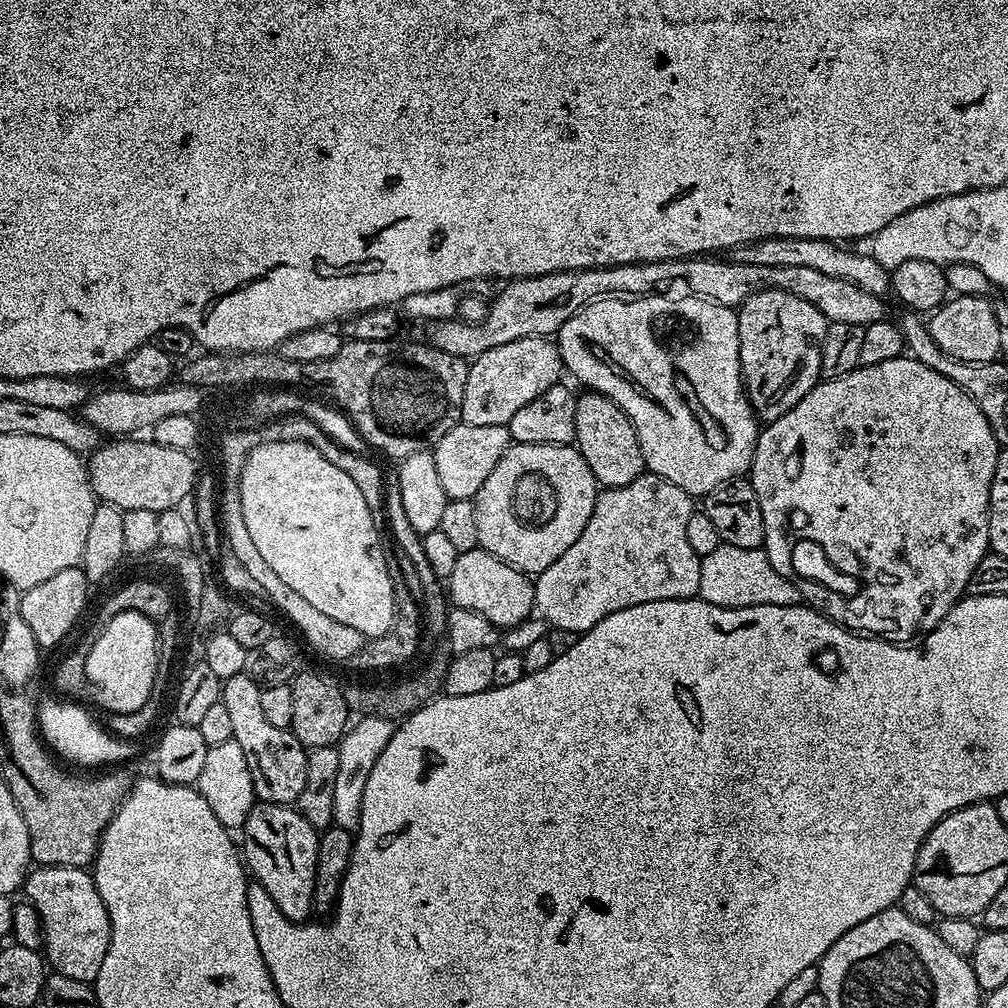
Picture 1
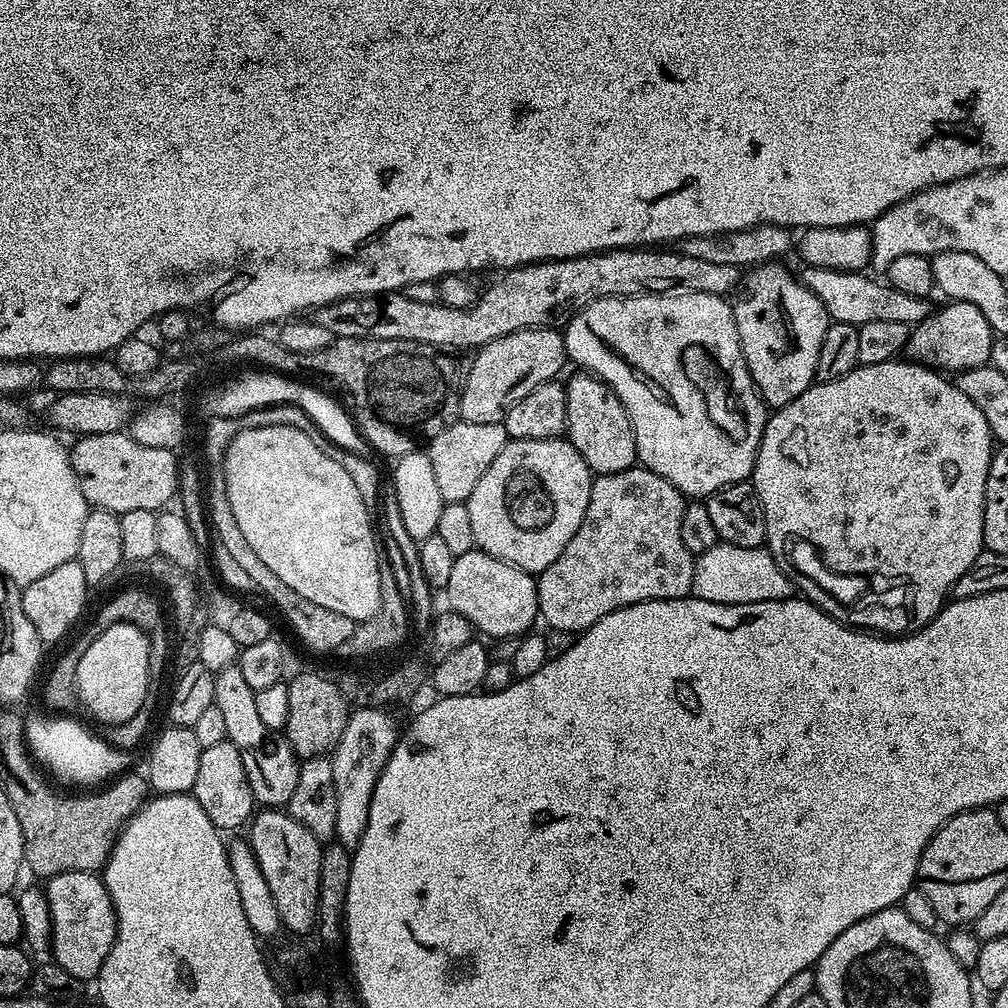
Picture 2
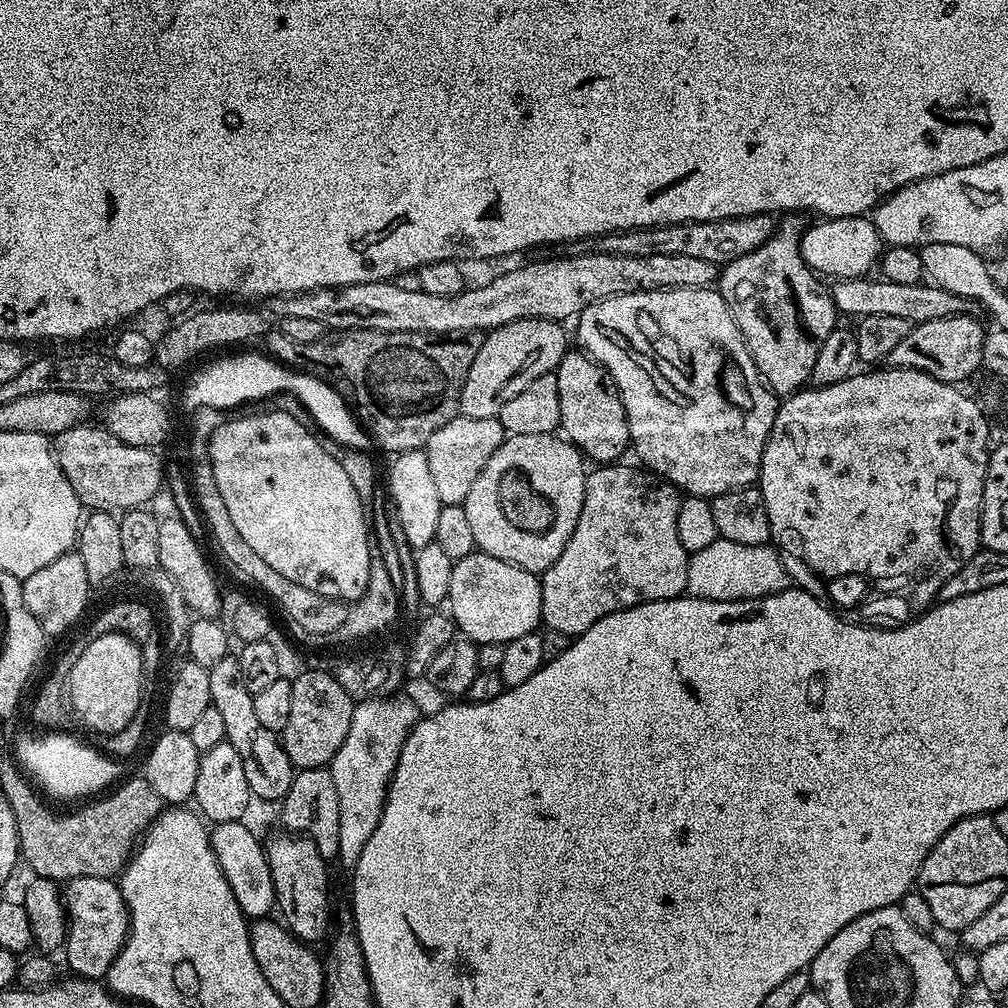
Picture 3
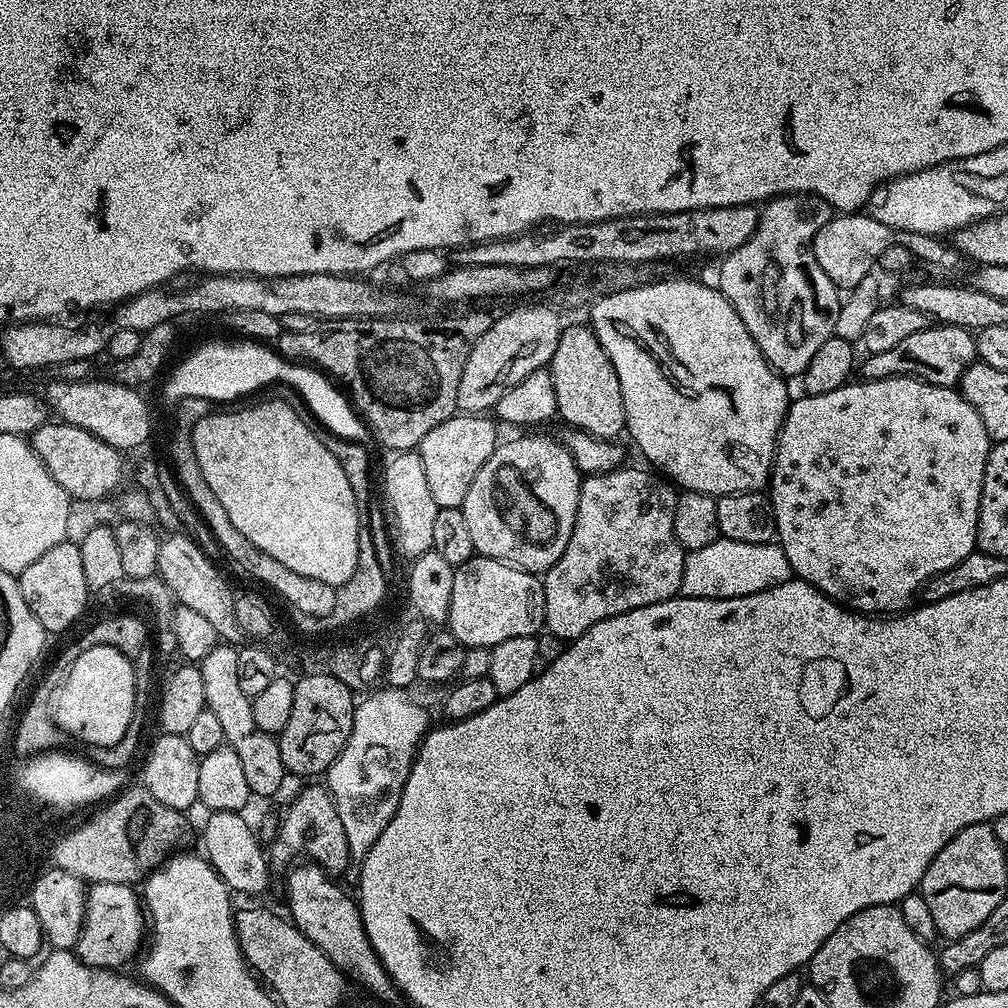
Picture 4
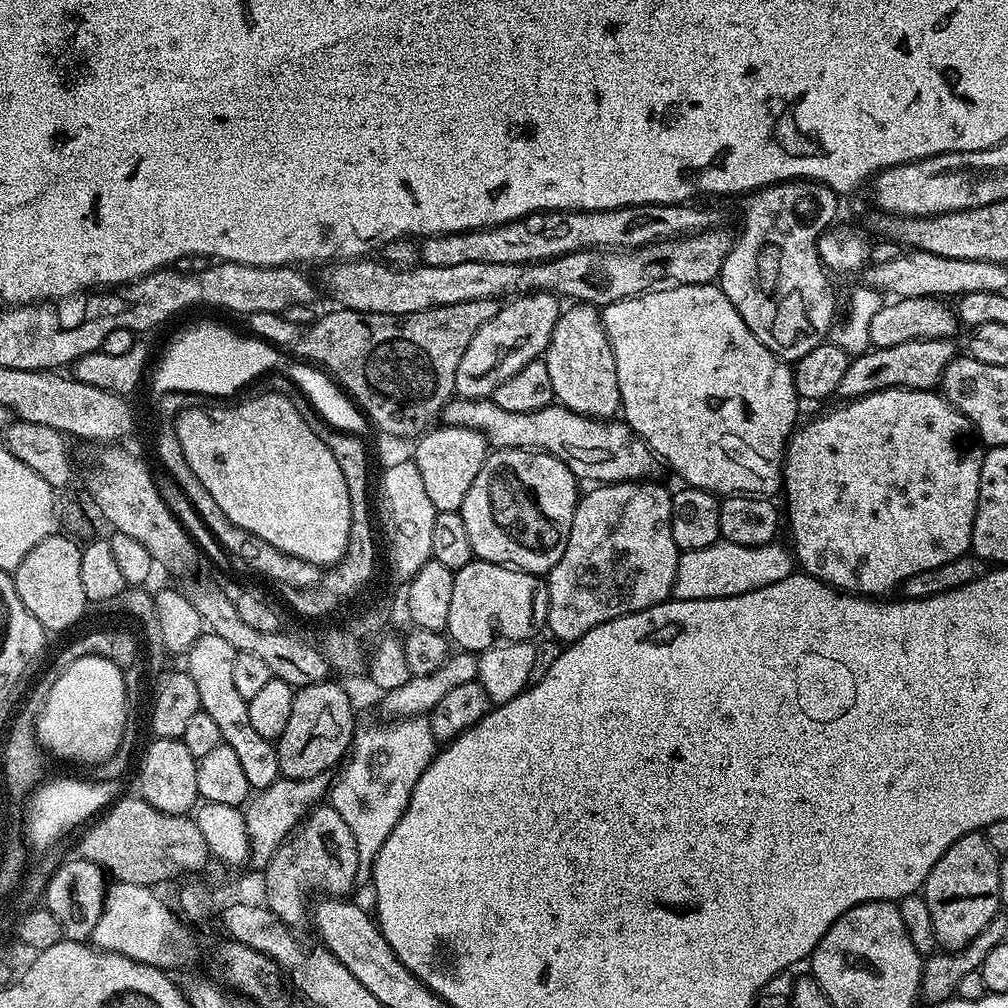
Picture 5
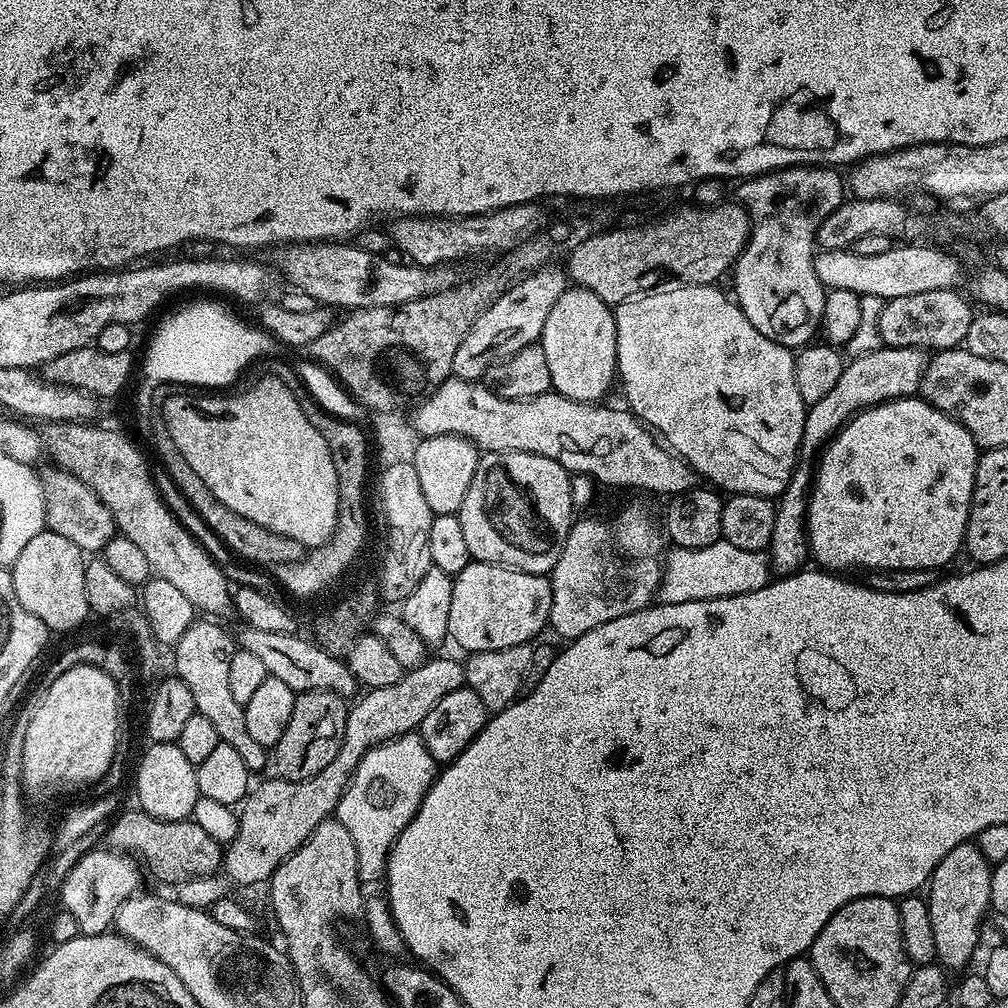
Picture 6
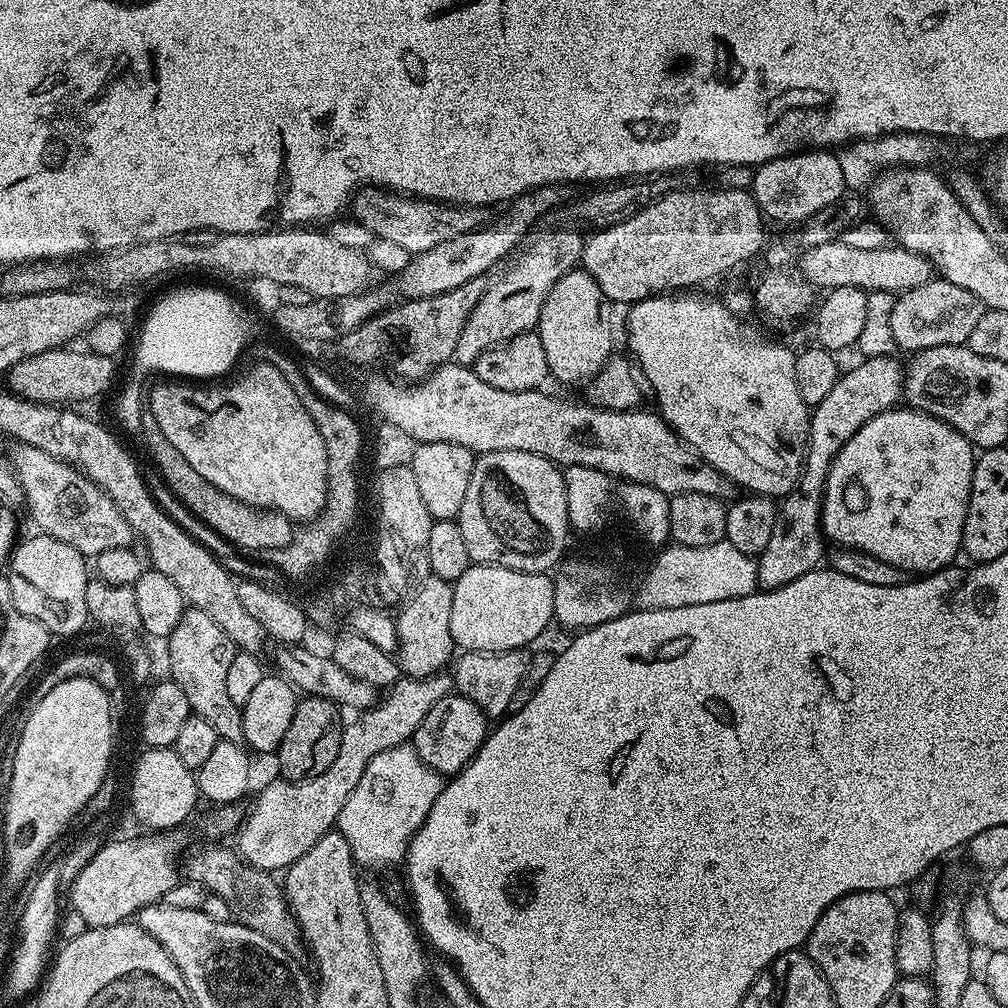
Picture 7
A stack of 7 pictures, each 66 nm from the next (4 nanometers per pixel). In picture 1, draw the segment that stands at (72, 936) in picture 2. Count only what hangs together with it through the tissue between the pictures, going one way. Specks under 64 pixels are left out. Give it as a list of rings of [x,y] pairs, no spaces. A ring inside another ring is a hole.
[[[36,866],[29,871],[23,885],[27,903],[38,910],[38,918],[44,927],[43,955],[53,973],[92,984],[102,970],[106,950],[110,946],[110,918],[98,894],[91,871],[70,866]]]

